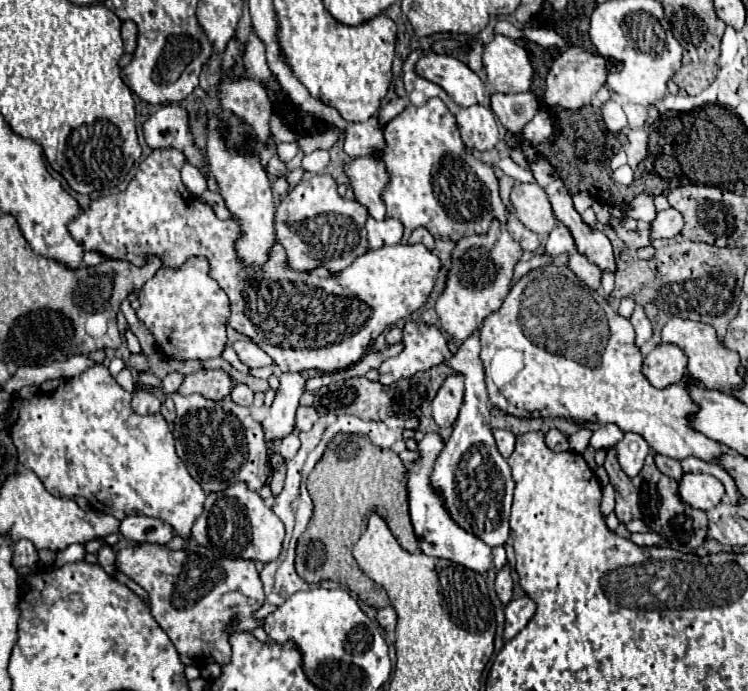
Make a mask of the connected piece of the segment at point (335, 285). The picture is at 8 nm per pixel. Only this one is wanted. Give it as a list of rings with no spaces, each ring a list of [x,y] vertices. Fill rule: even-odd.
[[[177,149],[151,151],[151,155],[141,161],[135,177],[125,191],[91,201],[89,209],[75,217],[67,225],[67,229],[71,237],[85,247],[85,251],[97,251],[107,259],[123,259],[137,267],[145,265],[149,255],[155,255],[161,265],[169,269],[181,269],[181,265],[185,265],[189,257],[205,257],[209,261],[209,275],[221,285],[221,289],[229,297],[231,315],[227,325],[233,327],[237,333],[253,339],[279,365],[283,373],[309,369],[335,373],[341,369],[349,369],[351,365],[361,361],[361,357],[367,353],[369,343],[377,339],[381,331],[417,311],[431,293],[441,263],[421,243],[397,243],[385,245],[381,249],[369,249],[365,255],[357,257],[353,265],[333,275],[323,265],[305,273],[289,269],[289,263],[285,261],[285,249],[281,249],[281,243],[275,239],[269,251],[269,259],[261,267],[253,269],[245,265],[235,251],[235,243],[241,239],[241,225],[237,225],[237,219],[221,221],[213,213],[211,205],[203,203],[199,197],[187,191],[179,177],[183,165],[185,155]]]

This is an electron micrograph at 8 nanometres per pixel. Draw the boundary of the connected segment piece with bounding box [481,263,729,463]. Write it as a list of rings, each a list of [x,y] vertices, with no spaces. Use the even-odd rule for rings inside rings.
[[[545,265],[545,267],[537,267],[537,269],[531,269],[527,275],[523,275],[511,289],[511,293],[507,295],[507,299],[503,301],[501,309],[491,313],[489,317],[485,317],[483,325],[481,325],[481,361],[483,361],[483,367],[485,367],[485,383],[487,383],[487,391],[489,391],[489,399],[495,407],[499,407],[503,413],[509,413],[513,417],[521,417],[521,413],[529,413],[531,417],[571,417],[571,419],[581,419],[581,421],[589,421],[589,423],[613,423],[617,425],[621,431],[633,431],[637,435],[641,435],[649,447],[655,451],[655,453],[661,453],[661,455],[667,455],[667,457],[673,457],[677,461],[683,461],[687,457],[697,457],[697,459],[703,459],[703,461],[711,461],[711,463],[717,463],[719,455],[727,453],[729,447],[713,441],[713,439],[707,439],[705,435],[693,431],[689,425],[687,425],[687,415],[697,411],[697,405],[691,401],[689,393],[685,391],[685,387],[679,387],[679,385],[669,385],[665,389],[655,389],[647,377],[643,375],[641,371],[641,365],[643,365],[643,357],[641,357],[641,351],[639,347],[635,345],[635,331],[631,327],[631,323],[621,317],[613,307],[611,303],[607,303],[599,291],[595,289],[589,289],[567,265]]]

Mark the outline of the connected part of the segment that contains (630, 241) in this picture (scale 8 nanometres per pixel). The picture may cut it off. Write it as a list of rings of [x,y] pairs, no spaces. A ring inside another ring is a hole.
[[[615,217],[611,219],[611,227],[617,231],[617,235],[623,239],[623,243],[629,247],[629,249],[639,249],[639,247],[649,247],[653,241],[651,241],[651,229],[643,229],[643,231],[625,231],[621,227],[615,227]]]

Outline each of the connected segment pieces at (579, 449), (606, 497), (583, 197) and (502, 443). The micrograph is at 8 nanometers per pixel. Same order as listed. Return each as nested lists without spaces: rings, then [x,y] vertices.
[[[579,429],[575,435],[569,437],[569,445],[571,445],[571,449],[573,449],[575,453],[583,453],[583,451],[587,449],[587,445],[589,445],[591,435],[593,435],[593,433],[591,433],[589,429]]]
[[[607,485],[603,489],[603,501],[601,501],[601,513],[603,513],[603,517],[607,517],[613,509],[615,509],[615,491],[613,491],[611,485]]]
[[[587,192],[576,193],[575,195],[572,195],[572,199],[575,209],[577,209],[577,212],[580,214],[591,207],[594,202],[593,197]]]
[[[497,429],[495,431],[495,441],[497,441],[497,449],[499,449],[499,453],[507,459],[511,453],[513,453],[513,449],[515,449],[515,435],[511,433],[511,431],[507,431],[507,429]]]

